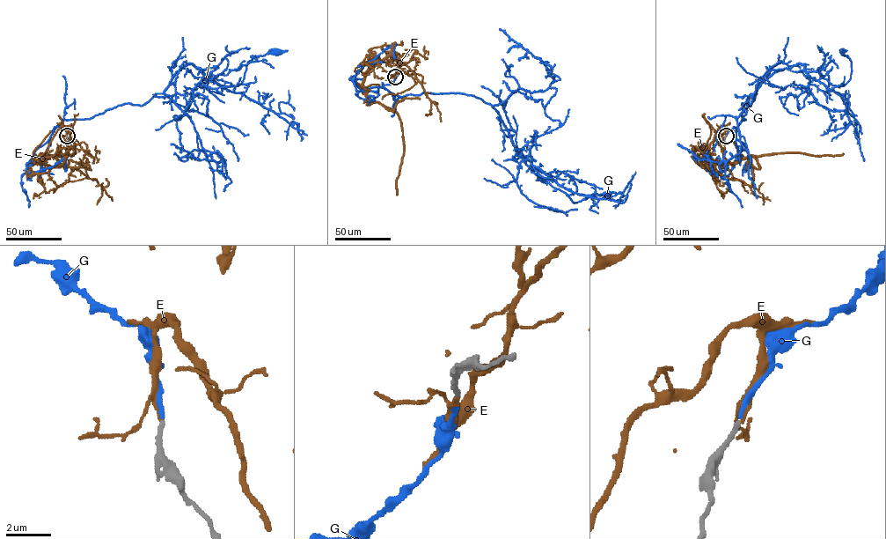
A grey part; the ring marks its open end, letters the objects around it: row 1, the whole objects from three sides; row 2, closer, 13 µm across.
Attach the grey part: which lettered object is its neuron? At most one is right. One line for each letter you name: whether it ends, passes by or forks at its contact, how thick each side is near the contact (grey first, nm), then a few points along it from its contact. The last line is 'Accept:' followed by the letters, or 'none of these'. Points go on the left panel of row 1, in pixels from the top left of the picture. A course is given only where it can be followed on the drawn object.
G: it ends; calibres 200 and 200 nm; course (67, 135), (54, 127), (63, 120), (142, 105), (188, 63), (235, 86), (248, 62), (278, 52)
Accept: G

